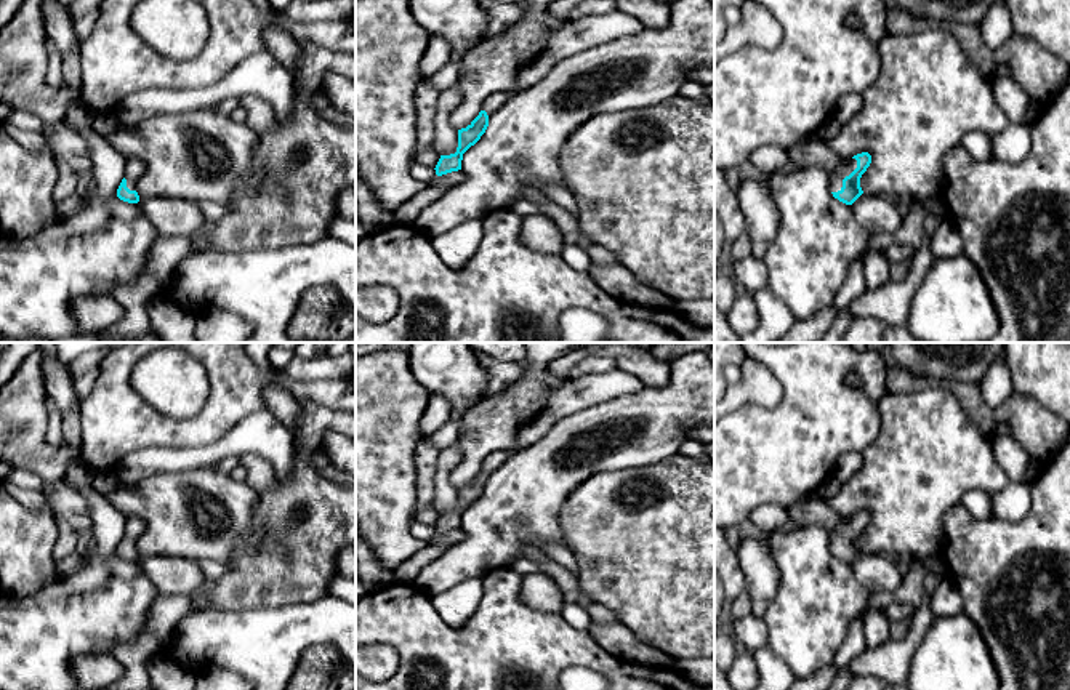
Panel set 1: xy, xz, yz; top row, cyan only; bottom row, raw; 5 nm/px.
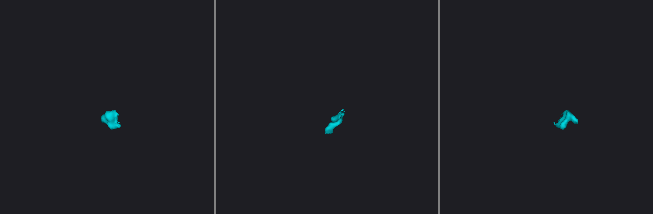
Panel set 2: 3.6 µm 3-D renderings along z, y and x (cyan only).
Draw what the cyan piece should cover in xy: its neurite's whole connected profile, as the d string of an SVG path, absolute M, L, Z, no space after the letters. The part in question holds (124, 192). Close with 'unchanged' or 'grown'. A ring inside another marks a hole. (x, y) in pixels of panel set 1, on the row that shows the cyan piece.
M135 157L125 158L123 179L117 189L117 197L120 200L128 202L128 203L139 202L139 195L136 192L136 183L143 176L144 170L146 170L146 165L143 160L135 158Z; grown

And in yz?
M811 134L790 147L788 157L793 166L819 166L827 170L833 197L846 205L852 205L863 194L860 178L871 163L868 152L857 154L852 158L843 158L817 134Z; grown

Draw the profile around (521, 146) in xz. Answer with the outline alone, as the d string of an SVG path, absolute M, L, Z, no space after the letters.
M711 0L670 2L668 26L642 29L633 35L588 48L561 62L527 90L509 94L489 118L481 139L461 160L465 179L445 191L421 211L413 229L434 239L468 219L484 219L490 211L524 199L527 187L541 184L567 187L559 166L565 139L597 114L650 107L679 94L694 67L714 67L714 3Z

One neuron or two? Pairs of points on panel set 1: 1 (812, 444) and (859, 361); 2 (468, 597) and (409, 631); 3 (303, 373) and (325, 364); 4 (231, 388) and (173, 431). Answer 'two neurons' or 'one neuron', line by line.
1: one neuron
2: two neurons
3: one neuron
4: one neuron

